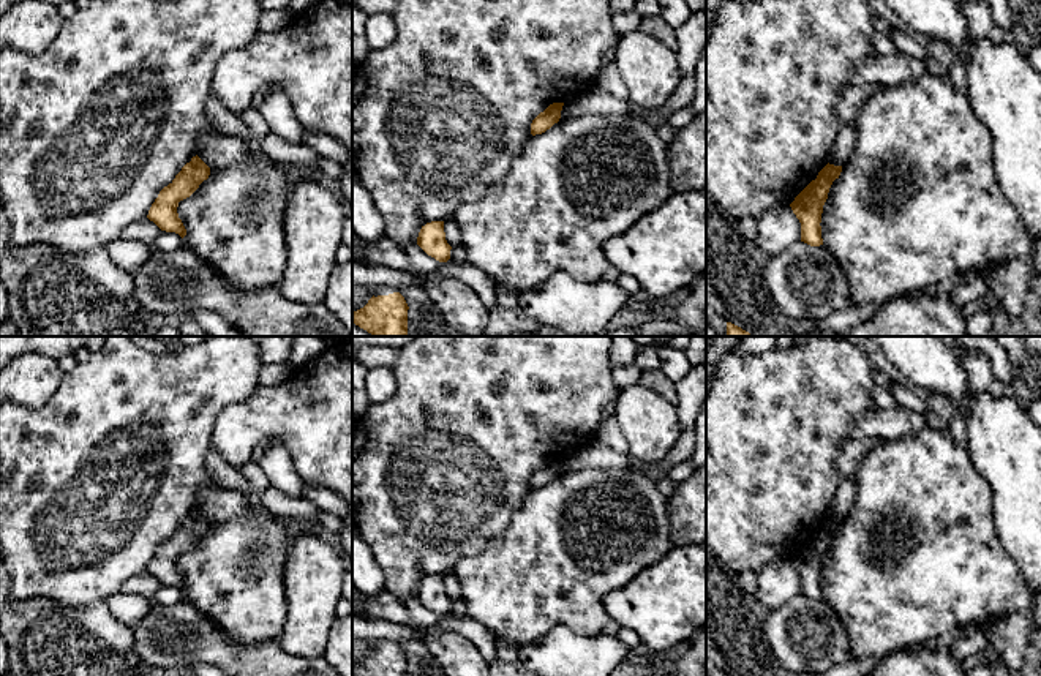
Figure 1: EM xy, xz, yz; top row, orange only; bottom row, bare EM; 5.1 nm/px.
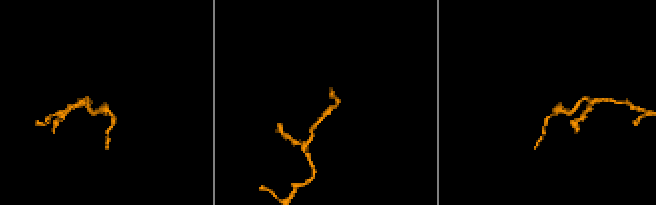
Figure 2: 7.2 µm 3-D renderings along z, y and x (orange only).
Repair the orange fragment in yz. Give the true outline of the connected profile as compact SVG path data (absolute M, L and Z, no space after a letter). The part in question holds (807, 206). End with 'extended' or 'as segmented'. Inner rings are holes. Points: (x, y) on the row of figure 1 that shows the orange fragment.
M826 164L790 204L793 213L801 223L801 242L810 246L823 245L821 213L828 199L829 188L839 178L842 166Z; as segmented

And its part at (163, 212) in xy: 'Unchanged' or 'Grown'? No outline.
Unchanged

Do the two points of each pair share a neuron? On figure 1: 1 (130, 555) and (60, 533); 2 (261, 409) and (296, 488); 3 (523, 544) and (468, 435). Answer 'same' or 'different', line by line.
1: same
2: different
3: different

